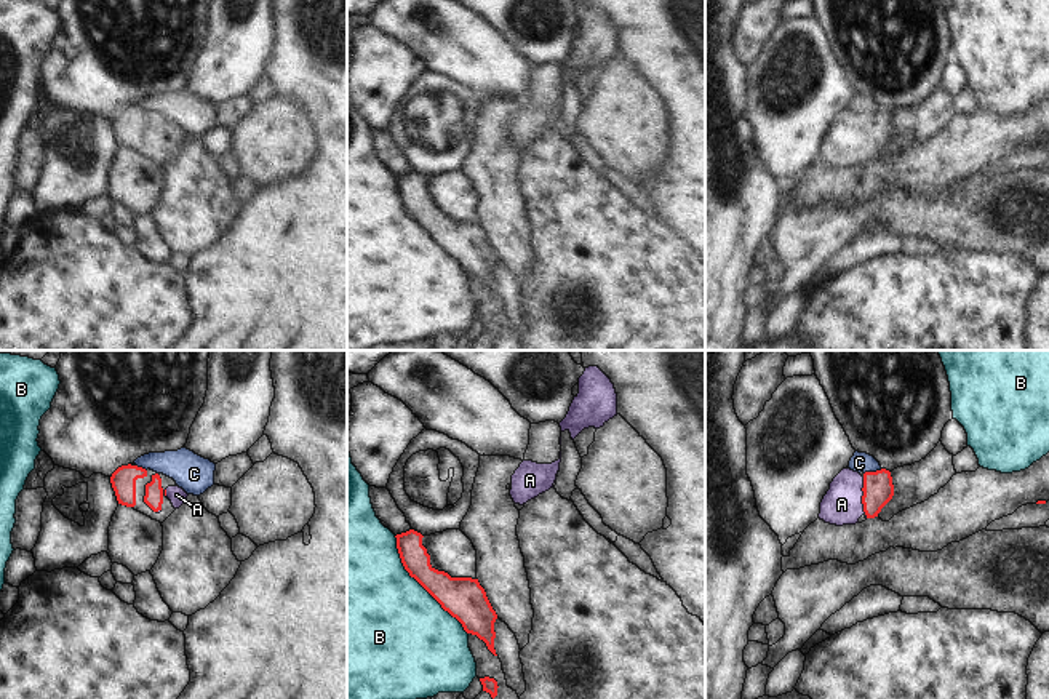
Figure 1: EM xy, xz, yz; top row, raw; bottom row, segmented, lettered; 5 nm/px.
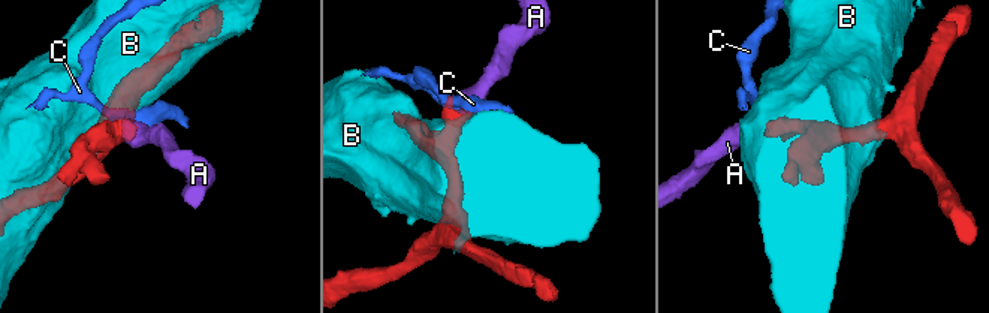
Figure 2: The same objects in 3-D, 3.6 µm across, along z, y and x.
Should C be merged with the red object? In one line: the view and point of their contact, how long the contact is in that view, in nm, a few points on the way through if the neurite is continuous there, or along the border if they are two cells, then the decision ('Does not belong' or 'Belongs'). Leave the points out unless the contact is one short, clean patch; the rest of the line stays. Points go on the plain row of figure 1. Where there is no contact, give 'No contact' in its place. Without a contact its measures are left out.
Touches red at yz (872, 114). Shared border 100 nm. Boundary: yz (881, 111), (864, 115). Does not belong

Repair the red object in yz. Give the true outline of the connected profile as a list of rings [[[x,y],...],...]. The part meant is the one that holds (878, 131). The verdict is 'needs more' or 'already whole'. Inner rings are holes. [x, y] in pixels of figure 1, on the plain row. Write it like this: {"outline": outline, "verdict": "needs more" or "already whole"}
{"outline": [[[843,110],[820,144],[819,160],[836,168],[856,166],[862,157],[878,158],[892,138],[894,126],[889,112],[881,110],[860,117]]], "verdict": "needs more"}

